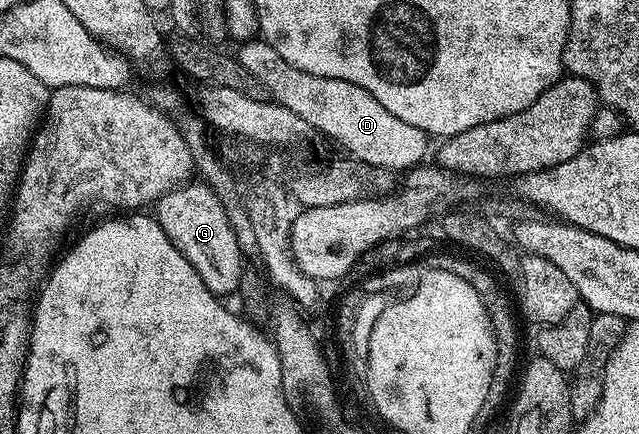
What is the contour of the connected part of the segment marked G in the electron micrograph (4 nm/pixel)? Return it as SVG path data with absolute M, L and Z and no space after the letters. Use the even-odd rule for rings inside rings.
M205 180L187 181L170 190L156 203L156 217L160 228L176 244L176 248L196 268L200 280L208 284L211 292L219 296L233 295L240 284L244 269L242 245L228 220L226 206L218 198L213 187Z

